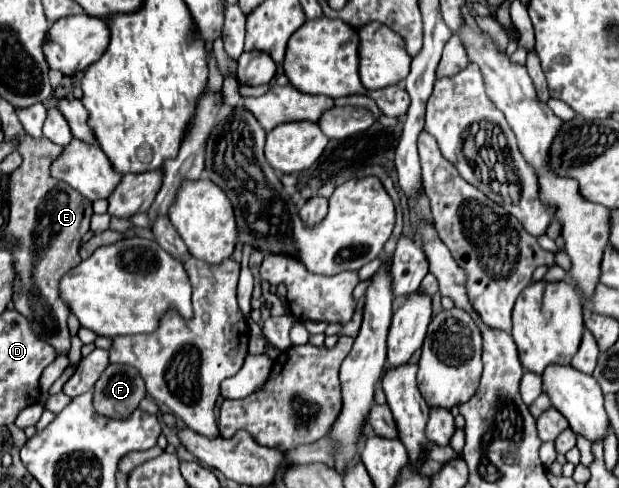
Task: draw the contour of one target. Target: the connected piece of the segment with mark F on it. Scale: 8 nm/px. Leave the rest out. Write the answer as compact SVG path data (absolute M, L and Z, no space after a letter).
M108 365L94 385L96 413L126 419L146 395L140 373L130 365Z

